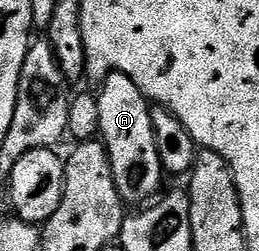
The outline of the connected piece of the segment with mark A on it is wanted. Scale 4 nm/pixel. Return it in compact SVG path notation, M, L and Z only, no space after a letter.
M109 73L102 78L100 85L103 86L97 89L101 111L99 137L107 149L117 191L125 203L150 202L160 192L159 184L165 180L153 135L151 105L137 83L133 83L133 79L129 79L129 75L124 73Z

